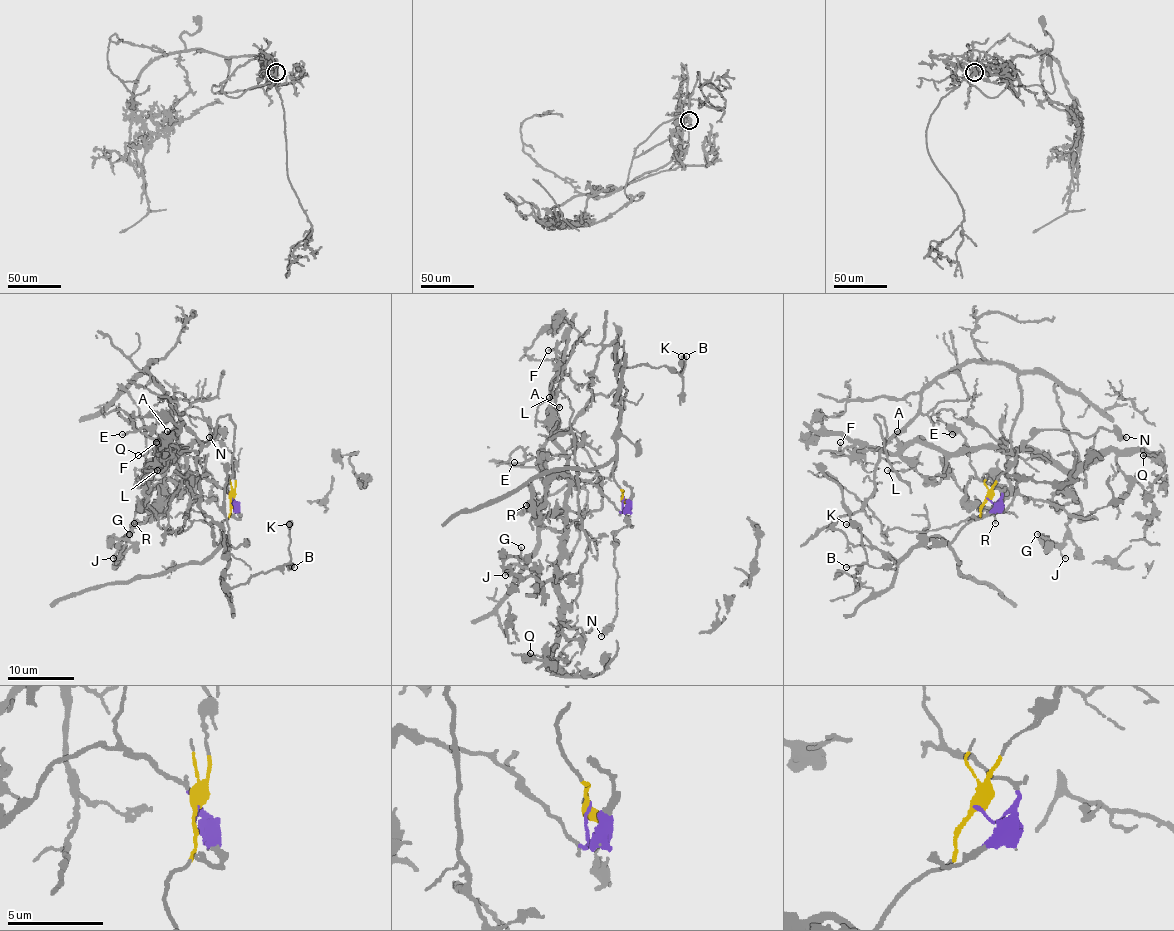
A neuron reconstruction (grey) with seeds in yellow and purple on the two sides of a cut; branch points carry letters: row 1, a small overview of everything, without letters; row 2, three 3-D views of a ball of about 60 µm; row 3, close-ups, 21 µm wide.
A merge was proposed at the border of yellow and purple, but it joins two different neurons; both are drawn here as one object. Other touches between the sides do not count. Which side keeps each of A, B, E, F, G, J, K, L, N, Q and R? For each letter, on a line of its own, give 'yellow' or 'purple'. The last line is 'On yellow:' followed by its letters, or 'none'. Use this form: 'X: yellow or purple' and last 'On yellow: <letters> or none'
A: purple
B: yellow
E: purple
F: purple
G: purple
J: purple
K: yellow
L: purple
N: yellow
Q: purple
R: purple
On yellow: B, K, N

